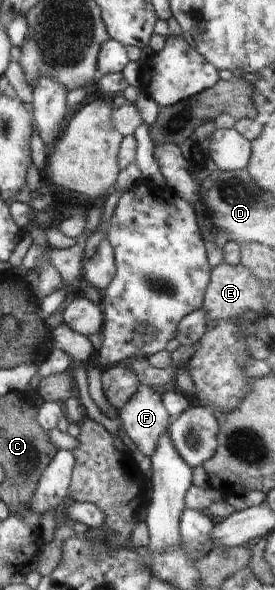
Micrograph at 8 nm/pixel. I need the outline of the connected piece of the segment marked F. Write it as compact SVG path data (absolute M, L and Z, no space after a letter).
M141 385L141 390L118 413L128 438L144 456L152 456L172 422L164 397L150 386Z

